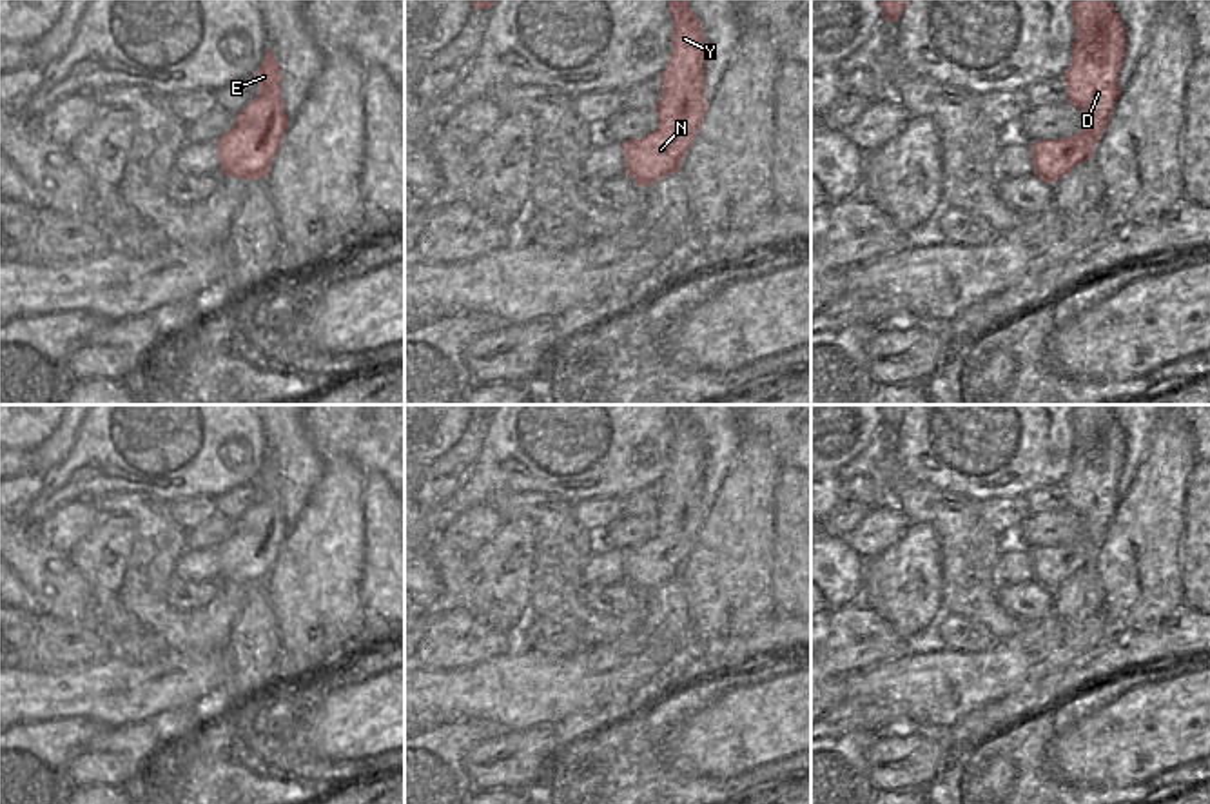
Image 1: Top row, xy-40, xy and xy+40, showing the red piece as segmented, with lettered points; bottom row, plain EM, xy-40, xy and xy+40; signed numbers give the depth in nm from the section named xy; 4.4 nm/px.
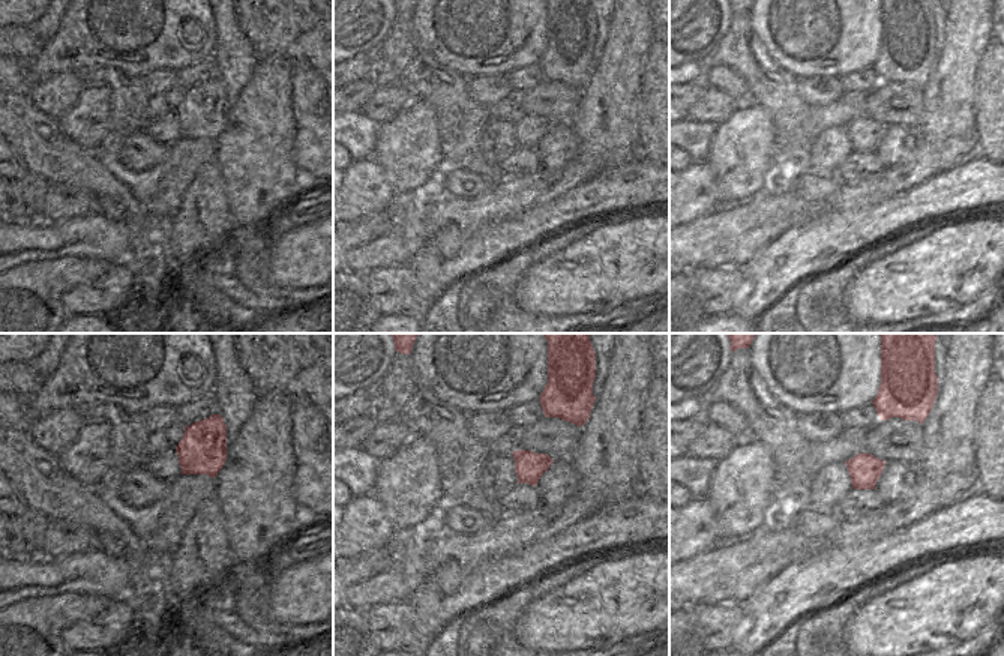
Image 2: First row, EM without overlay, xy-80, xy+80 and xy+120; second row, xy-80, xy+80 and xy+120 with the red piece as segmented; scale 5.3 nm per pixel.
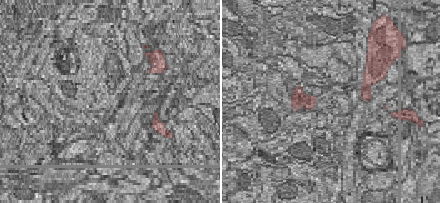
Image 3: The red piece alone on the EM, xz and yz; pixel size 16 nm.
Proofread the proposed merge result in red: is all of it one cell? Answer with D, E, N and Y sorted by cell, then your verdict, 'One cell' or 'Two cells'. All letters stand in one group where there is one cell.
Groups: D E N Y. One cell.

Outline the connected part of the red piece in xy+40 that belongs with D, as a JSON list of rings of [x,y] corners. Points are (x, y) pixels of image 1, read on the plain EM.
[[[1070,405],[1074,450],[1063,479],[1067,510],[1081,519],[1081,537],[1065,546],[1030,550],[1034,581],[1054,590],[1092,564],[1121,501],[1117,479],[1125,465],[1125,432],[1108,405]]]

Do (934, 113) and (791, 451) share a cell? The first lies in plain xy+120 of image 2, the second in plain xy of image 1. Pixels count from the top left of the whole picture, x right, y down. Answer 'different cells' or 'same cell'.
different cells

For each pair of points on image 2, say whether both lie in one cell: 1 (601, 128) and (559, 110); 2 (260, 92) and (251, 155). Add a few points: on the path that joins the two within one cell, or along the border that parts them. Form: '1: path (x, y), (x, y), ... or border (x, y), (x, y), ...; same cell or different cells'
1: border (581, 90), (581, 102), (571, 122); different cells
2: path (260, 107), (257, 140); same cell

